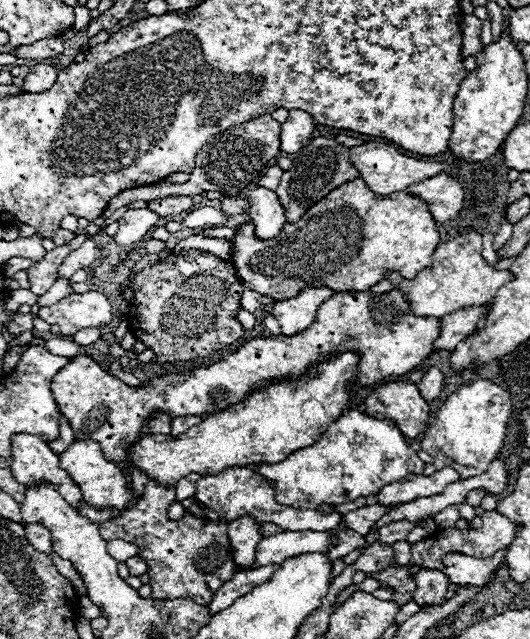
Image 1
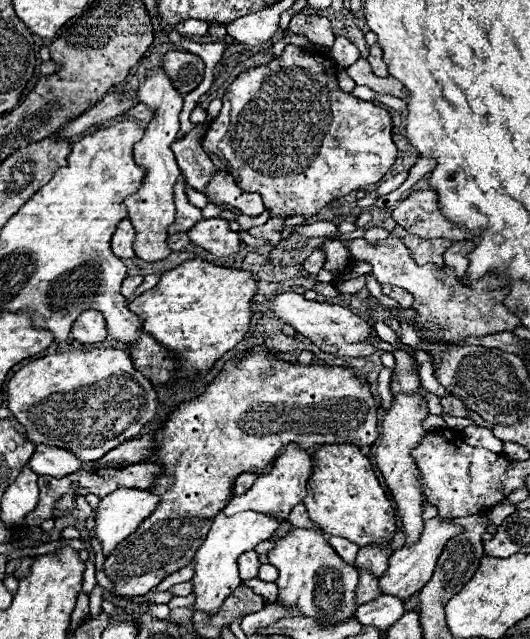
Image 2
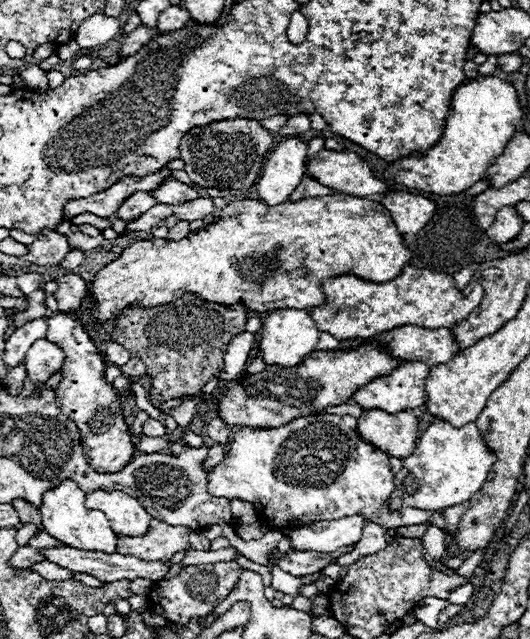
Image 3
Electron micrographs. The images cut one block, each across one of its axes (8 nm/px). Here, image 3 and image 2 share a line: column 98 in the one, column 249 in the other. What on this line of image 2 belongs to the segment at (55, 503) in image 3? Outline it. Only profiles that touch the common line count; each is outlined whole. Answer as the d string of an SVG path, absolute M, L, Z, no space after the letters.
M240 512L234 516L214 516L214 522L210 526L210 532L206 534L206 540L202 542L202 546L198 548L198 552L194 554L194 578L190 580L194 586L194 604L192 610L194 612L206 612L206 614L214 614L218 612L218 608L222 606L222 600L226 596L230 596L240 584L240 576L238 576L238 556L242 552L254 550L256 544L270 540L272 532L280 526L278 518L266 516L266 514L258 514L258 512Z

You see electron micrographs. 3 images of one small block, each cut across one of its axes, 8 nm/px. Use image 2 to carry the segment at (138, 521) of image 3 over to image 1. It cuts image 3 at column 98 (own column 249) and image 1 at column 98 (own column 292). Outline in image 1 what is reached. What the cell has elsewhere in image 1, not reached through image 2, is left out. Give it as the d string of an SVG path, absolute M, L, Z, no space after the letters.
M72 440L72 444L60 454L60 466L72 476L72 480L76 480L76 486L82 490L82 498L92 506L114 506L118 510L124 510L132 500L132 490L126 476L118 466L104 458L100 444L94 444L92 440Z

